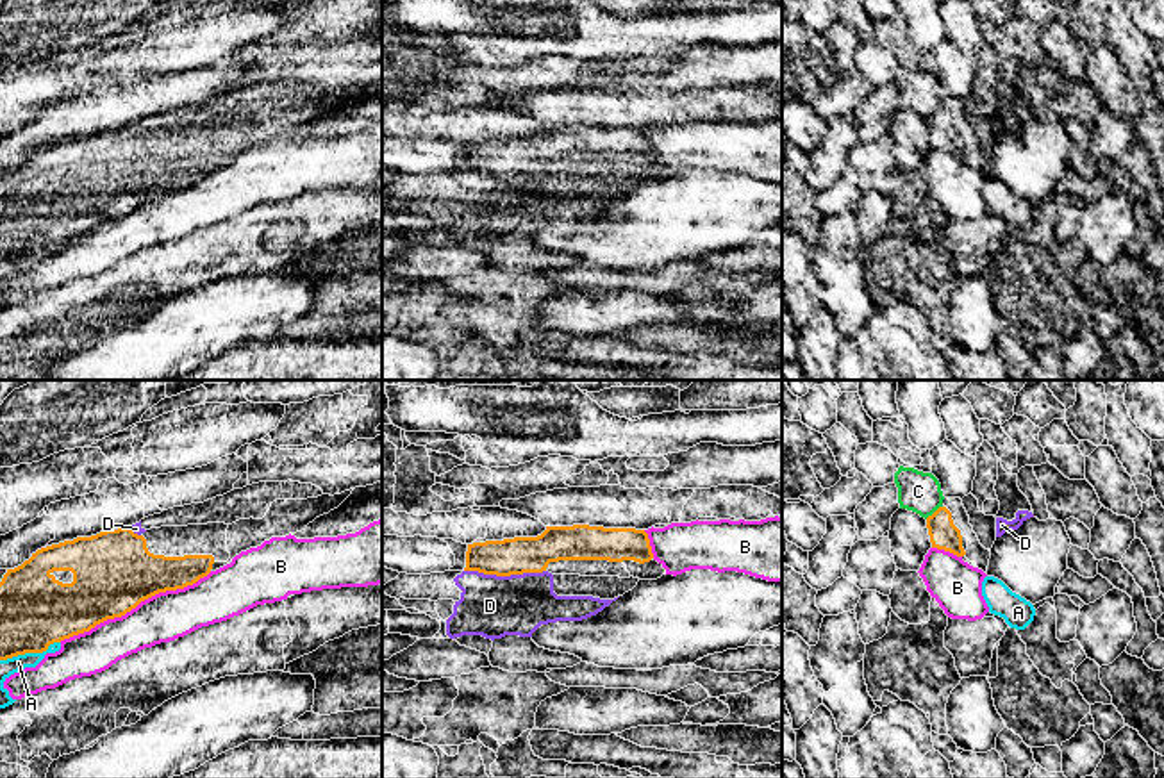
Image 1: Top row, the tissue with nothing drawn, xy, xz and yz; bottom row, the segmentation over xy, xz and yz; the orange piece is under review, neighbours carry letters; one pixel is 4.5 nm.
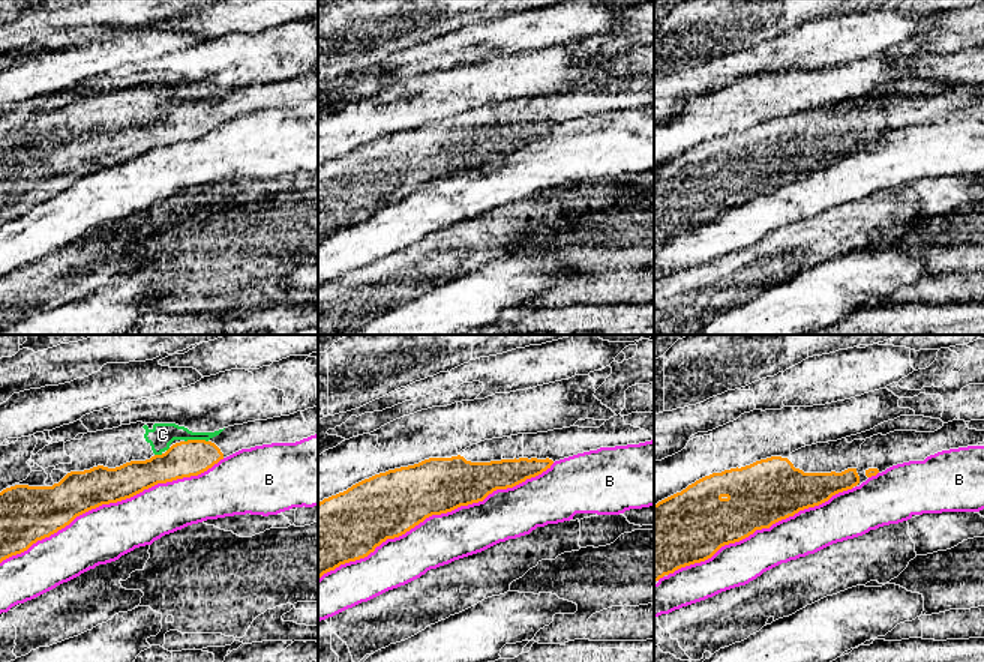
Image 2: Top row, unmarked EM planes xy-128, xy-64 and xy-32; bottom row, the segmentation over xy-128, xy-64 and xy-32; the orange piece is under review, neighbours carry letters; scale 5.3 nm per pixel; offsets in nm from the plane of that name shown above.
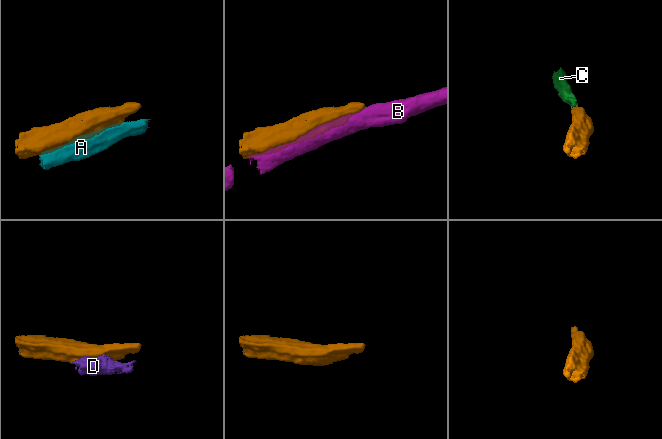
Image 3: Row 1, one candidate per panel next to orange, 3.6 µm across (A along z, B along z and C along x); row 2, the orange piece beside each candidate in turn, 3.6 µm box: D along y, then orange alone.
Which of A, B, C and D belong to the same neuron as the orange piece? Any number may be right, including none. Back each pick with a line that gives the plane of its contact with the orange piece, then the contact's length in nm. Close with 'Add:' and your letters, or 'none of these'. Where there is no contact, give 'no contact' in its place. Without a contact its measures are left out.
Add: none of these

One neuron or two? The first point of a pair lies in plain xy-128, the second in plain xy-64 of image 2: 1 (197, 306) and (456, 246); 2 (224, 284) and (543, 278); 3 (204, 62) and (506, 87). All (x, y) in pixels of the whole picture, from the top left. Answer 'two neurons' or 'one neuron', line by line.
1: two neurons
2: two neurons
3: one neuron

